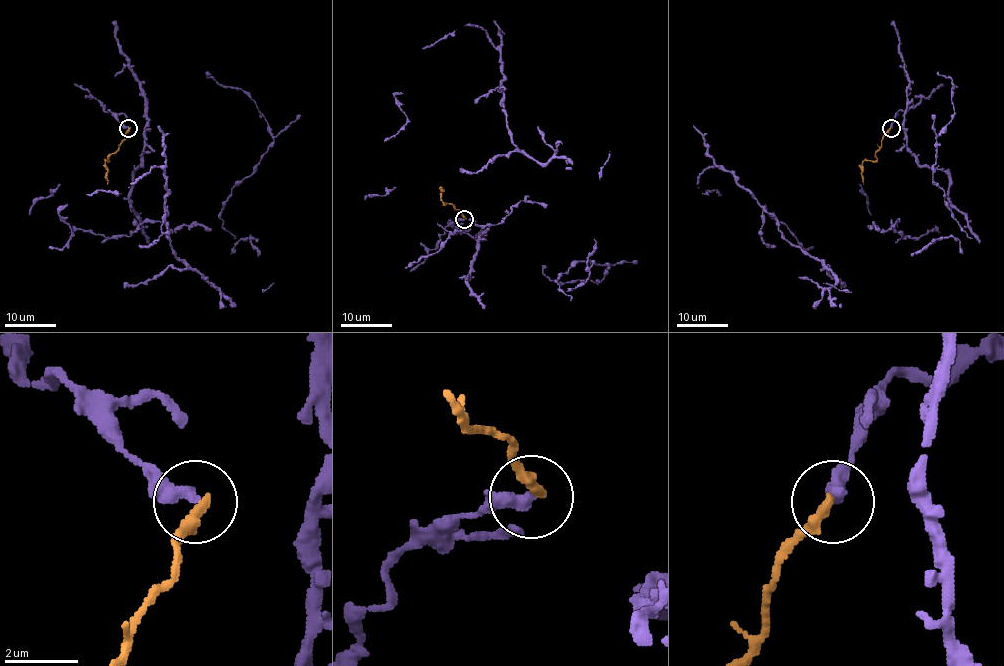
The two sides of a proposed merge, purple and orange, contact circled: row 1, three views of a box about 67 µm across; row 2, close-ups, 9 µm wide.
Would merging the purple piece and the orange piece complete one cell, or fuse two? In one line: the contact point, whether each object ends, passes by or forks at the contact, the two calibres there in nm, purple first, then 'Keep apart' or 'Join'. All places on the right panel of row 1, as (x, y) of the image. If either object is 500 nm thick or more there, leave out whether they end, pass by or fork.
Place: (891, 128). At the ring purple ends. At the ring orange ends. Thickness 400 nm (purple) against 320 nm. Keep apart

